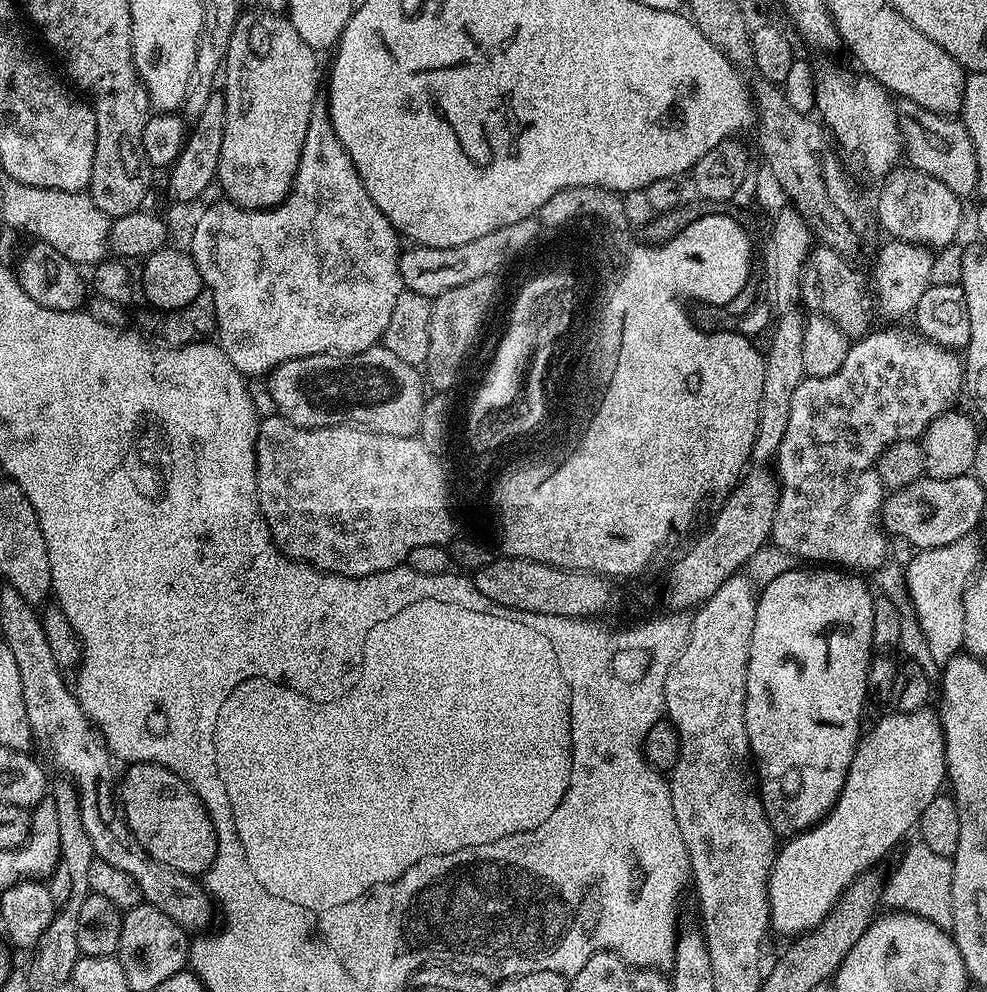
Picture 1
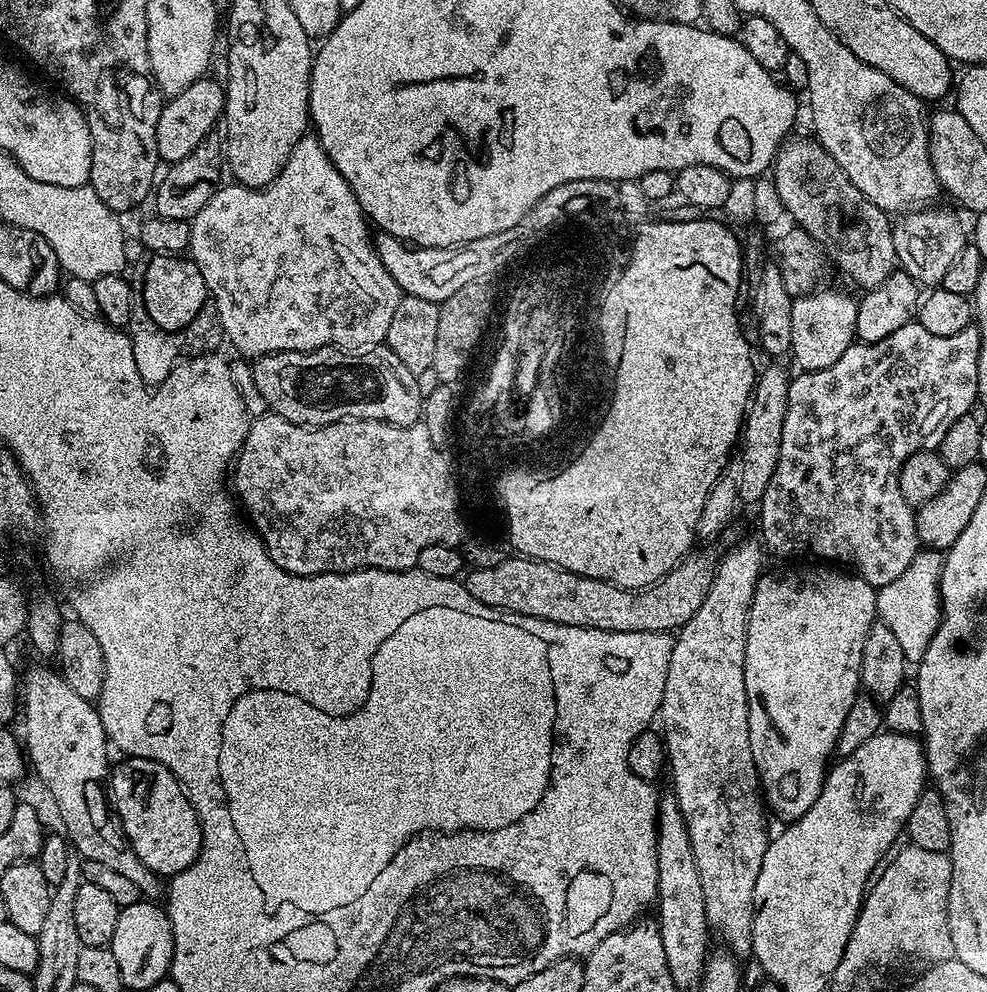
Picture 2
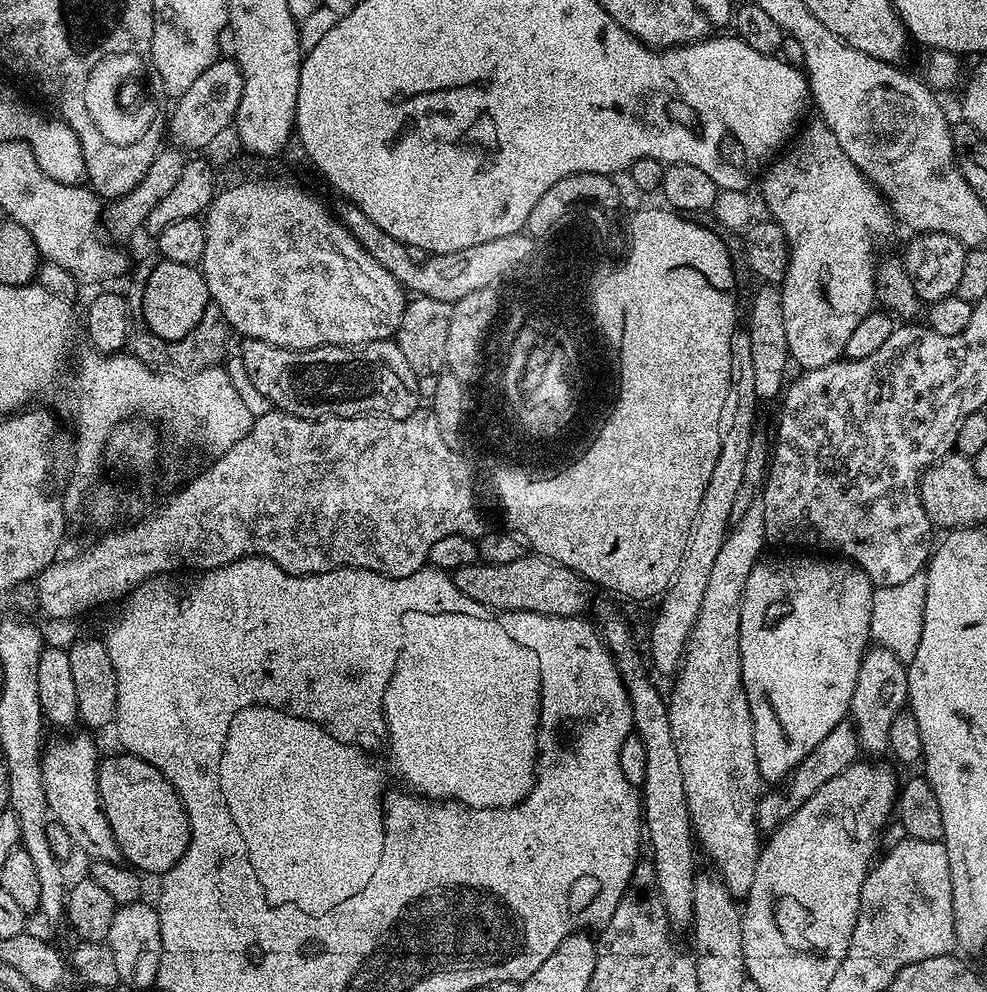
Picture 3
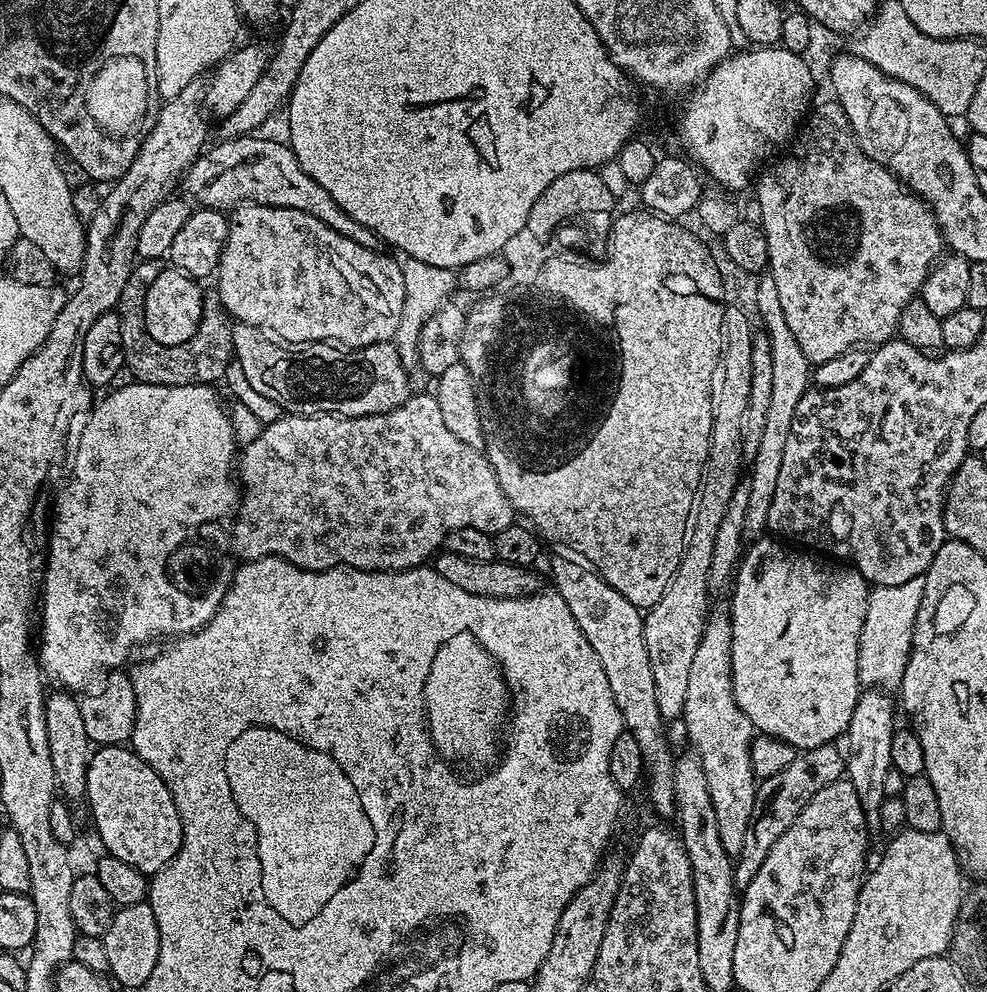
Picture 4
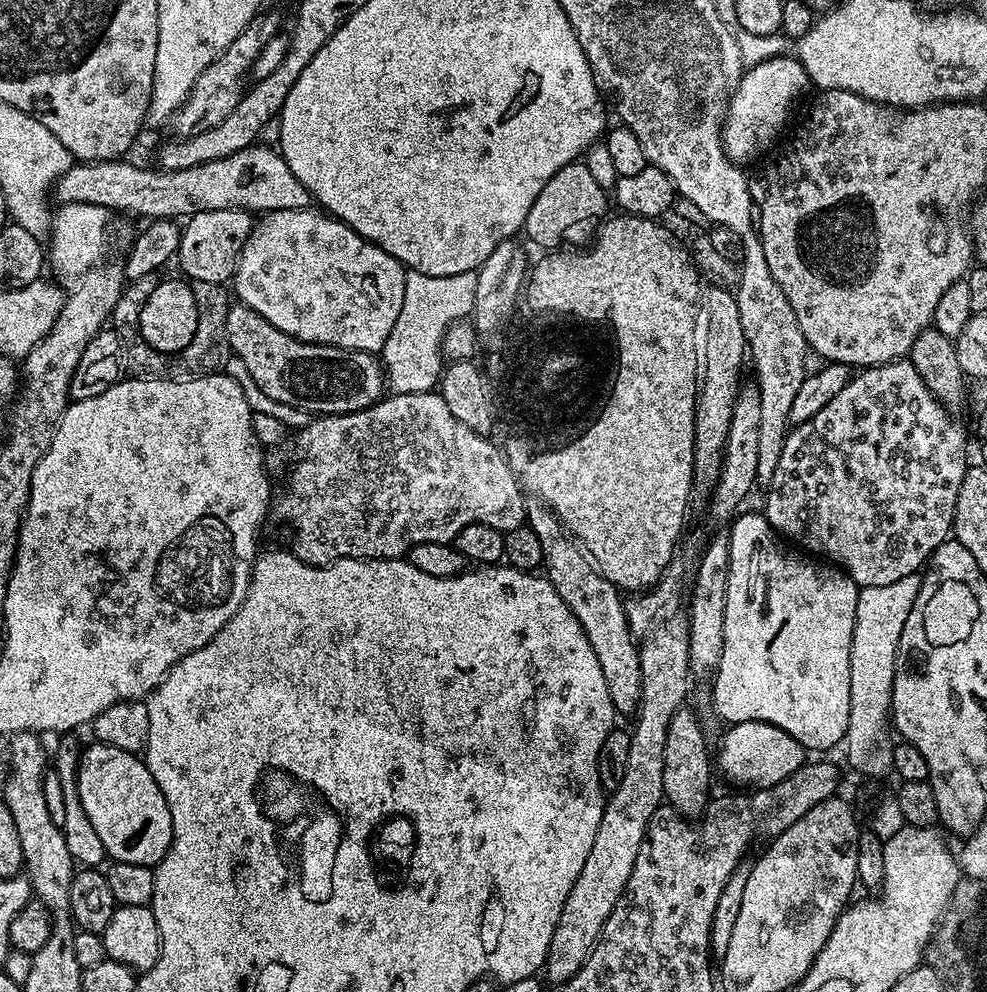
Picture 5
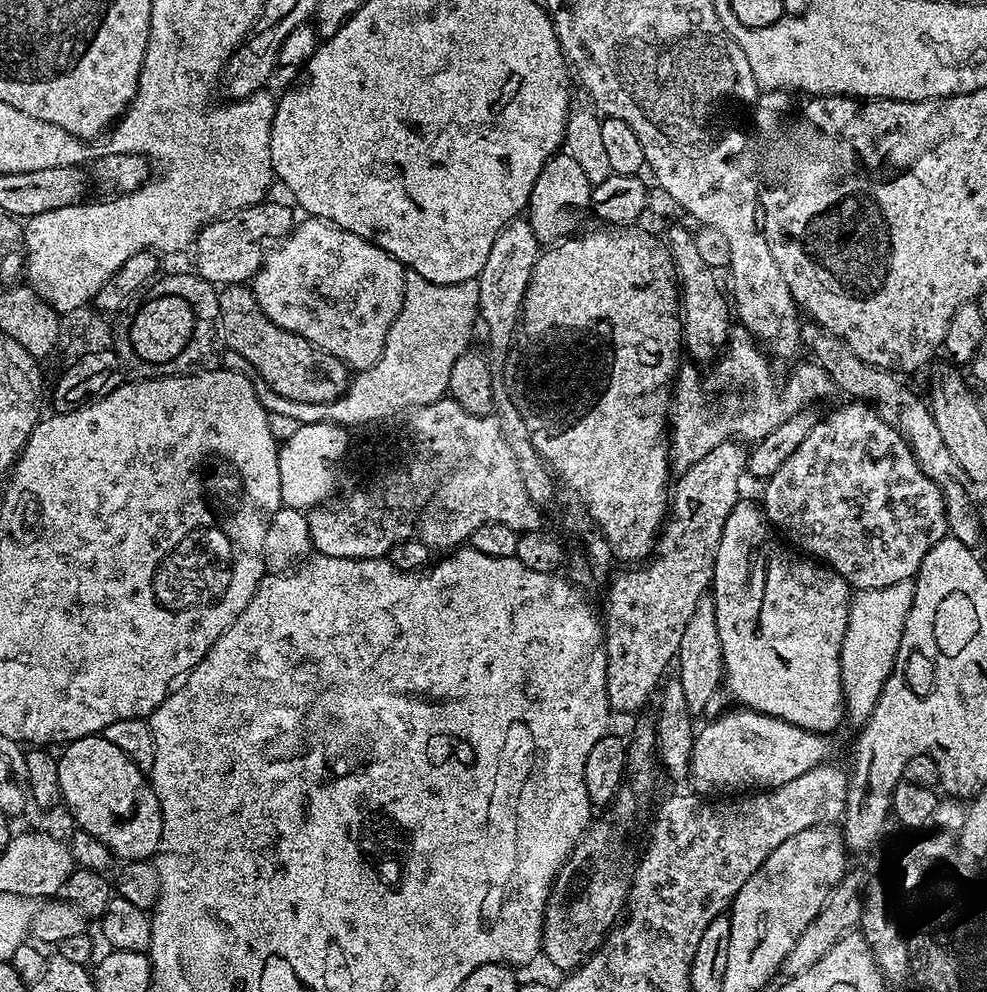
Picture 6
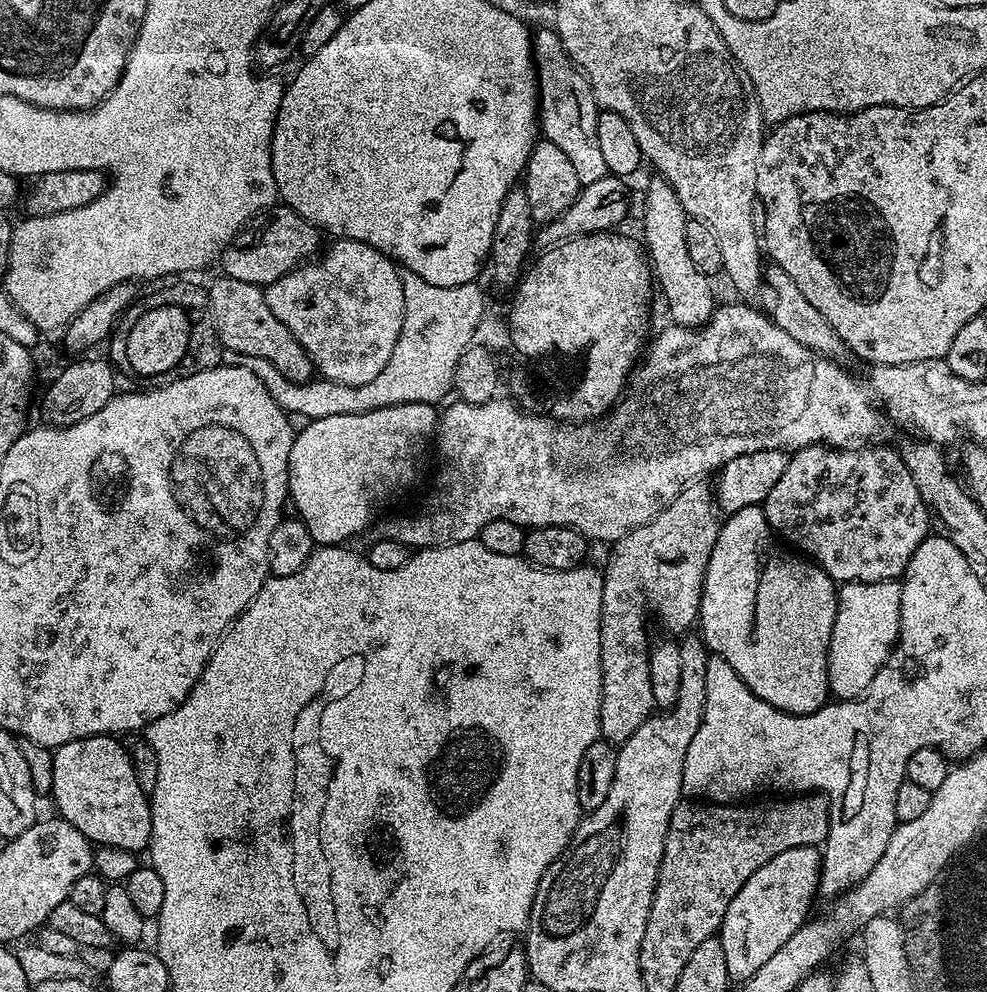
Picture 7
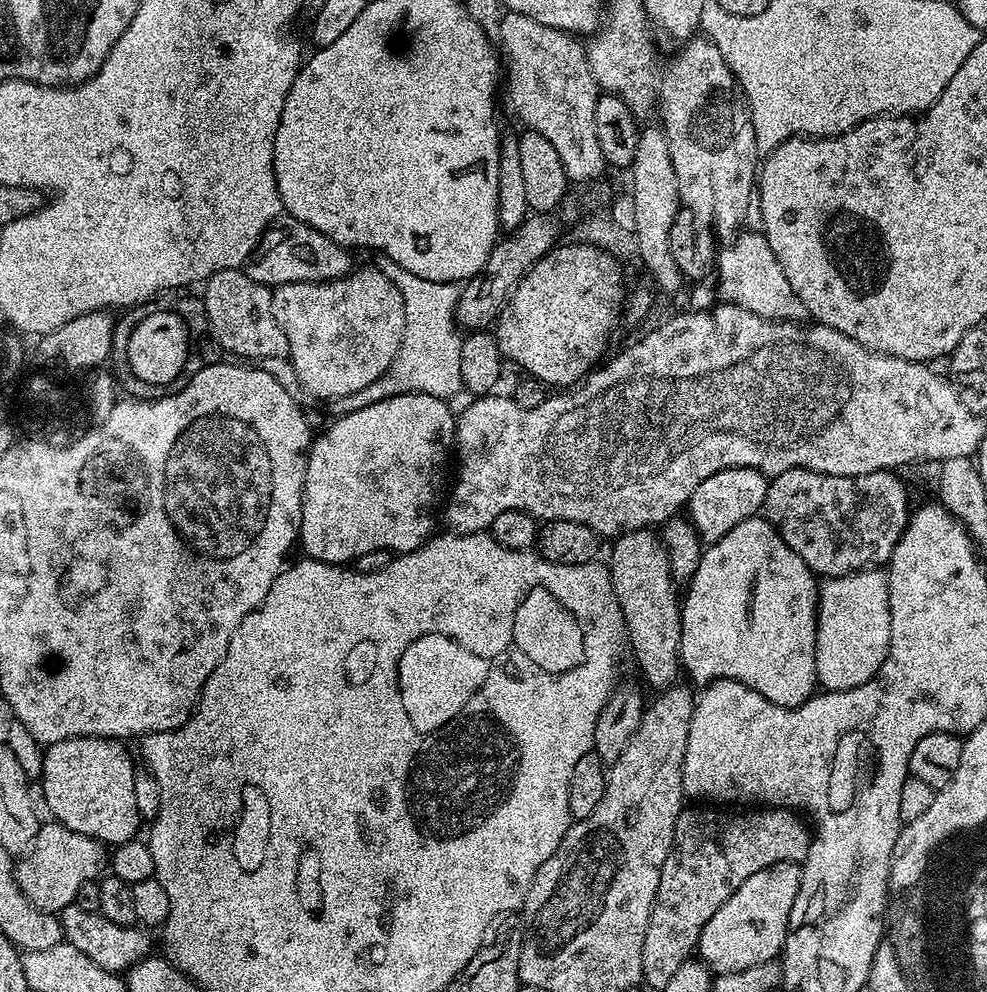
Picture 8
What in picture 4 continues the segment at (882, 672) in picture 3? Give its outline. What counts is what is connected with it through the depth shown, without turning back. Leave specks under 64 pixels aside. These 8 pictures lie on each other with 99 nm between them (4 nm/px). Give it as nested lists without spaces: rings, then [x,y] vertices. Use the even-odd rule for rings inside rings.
[[[884,690],[861,691],[854,706],[854,714],[850,714],[850,726],[846,733],[846,778],[858,794],[858,802],[862,802],[868,834],[872,838],[884,832],[884,787],[888,784],[888,772],[893,771],[890,762],[890,738],[894,738],[898,727],[898,704],[893,697],[892,701],[888,696],[891,695]]]

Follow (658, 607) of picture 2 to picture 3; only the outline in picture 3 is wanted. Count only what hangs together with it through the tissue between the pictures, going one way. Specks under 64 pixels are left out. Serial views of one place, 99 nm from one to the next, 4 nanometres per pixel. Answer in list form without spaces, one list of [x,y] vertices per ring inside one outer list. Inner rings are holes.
[[[526,554],[522,559],[504,564],[486,564],[477,562],[468,567],[460,567],[452,574],[456,590],[464,597],[478,602],[486,610],[498,610],[497,612],[532,612],[543,616],[572,617],[584,614],[590,600],[590,586],[583,577],[570,571],[560,564],[547,560],[543,556]]]

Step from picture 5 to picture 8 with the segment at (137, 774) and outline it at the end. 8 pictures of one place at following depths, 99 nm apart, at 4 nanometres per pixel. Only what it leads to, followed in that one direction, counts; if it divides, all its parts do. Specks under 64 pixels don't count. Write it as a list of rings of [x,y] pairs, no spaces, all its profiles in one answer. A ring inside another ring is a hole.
[[[75,736],[62,742],[54,742],[44,748],[44,804],[52,811],[51,819],[65,824],[78,834],[86,834],[105,846],[117,846],[137,839],[142,819],[134,798],[134,776],[137,765],[132,764],[127,743],[107,736]]]

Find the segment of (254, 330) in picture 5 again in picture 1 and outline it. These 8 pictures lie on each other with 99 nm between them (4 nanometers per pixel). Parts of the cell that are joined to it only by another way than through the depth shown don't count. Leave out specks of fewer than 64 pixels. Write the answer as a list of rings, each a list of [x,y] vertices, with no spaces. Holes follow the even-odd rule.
[[[383,346],[367,348],[352,356],[340,354],[329,358],[323,355],[287,360],[272,369],[266,383],[270,394],[274,394],[277,413],[300,428],[329,428],[350,424],[391,436],[416,436],[420,431],[420,419],[426,399],[426,384],[422,379],[421,369],[407,364]]]

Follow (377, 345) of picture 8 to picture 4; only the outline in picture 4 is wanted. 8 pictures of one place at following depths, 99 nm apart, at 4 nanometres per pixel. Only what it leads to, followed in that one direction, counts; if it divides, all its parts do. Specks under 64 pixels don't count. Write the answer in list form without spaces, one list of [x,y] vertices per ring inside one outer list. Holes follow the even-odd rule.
[[[239,204],[231,213],[228,222],[228,237],[226,246],[222,250],[220,265],[214,273],[214,288],[221,294],[221,302],[232,317],[233,321],[241,324],[249,324],[255,328],[263,328],[277,341],[288,346],[307,346],[321,342],[331,342],[345,348],[365,348],[371,344],[386,344],[395,337],[398,330],[398,322],[402,318],[402,302],[404,301],[404,287],[402,286],[401,261],[391,260],[383,256],[376,248],[358,246],[350,238],[338,234],[338,230],[330,230],[326,222],[318,222],[314,214],[302,214],[302,210],[290,210],[289,208],[275,208],[269,204]]]

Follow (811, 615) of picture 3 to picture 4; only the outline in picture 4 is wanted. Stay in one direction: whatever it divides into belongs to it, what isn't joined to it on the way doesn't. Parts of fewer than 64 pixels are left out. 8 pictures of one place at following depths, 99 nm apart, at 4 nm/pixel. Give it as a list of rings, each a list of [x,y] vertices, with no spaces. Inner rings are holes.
[[[776,538],[764,539],[753,539],[752,544],[747,545],[740,566],[736,570],[734,587],[730,592],[730,597],[732,596],[730,615],[732,618],[732,689],[734,690],[734,698],[738,702],[742,714],[746,714],[746,718],[750,718],[752,727],[757,733],[778,738],[791,748],[803,750],[819,744],[839,741],[839,736],[841,739],[848,731],[850,714],[854,714],[854,706],[862,691],[862,685],[858,678],[858,642],[862,634],[862,622],[866,622],[866,606],[870,591],[868,579],[847,562],[821,558],[819,555],[809,554],[807,551],[797,550],[792,546],[785,546]]]

